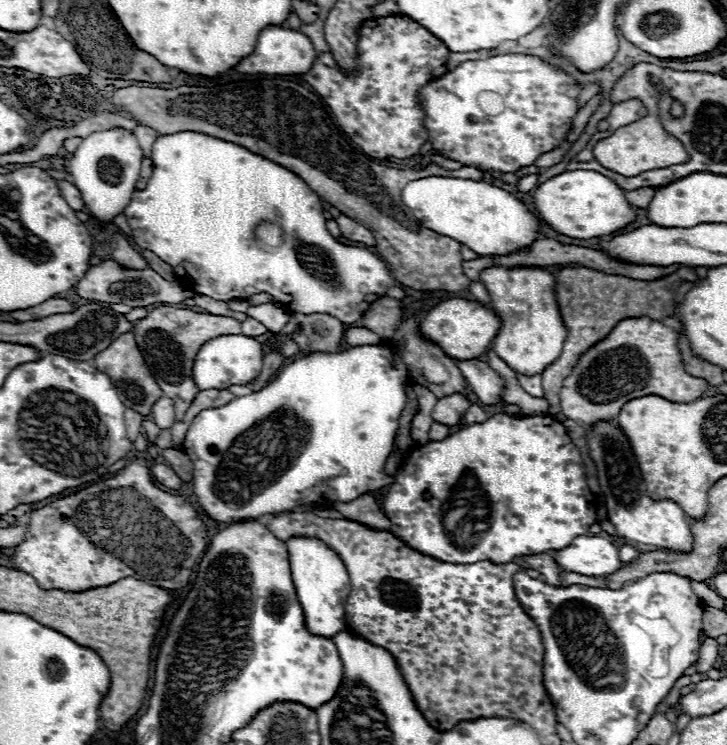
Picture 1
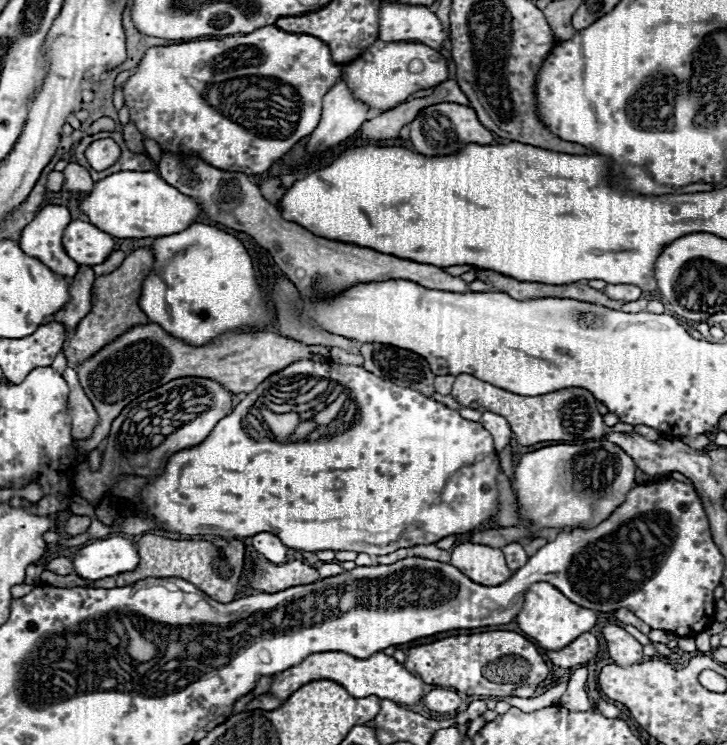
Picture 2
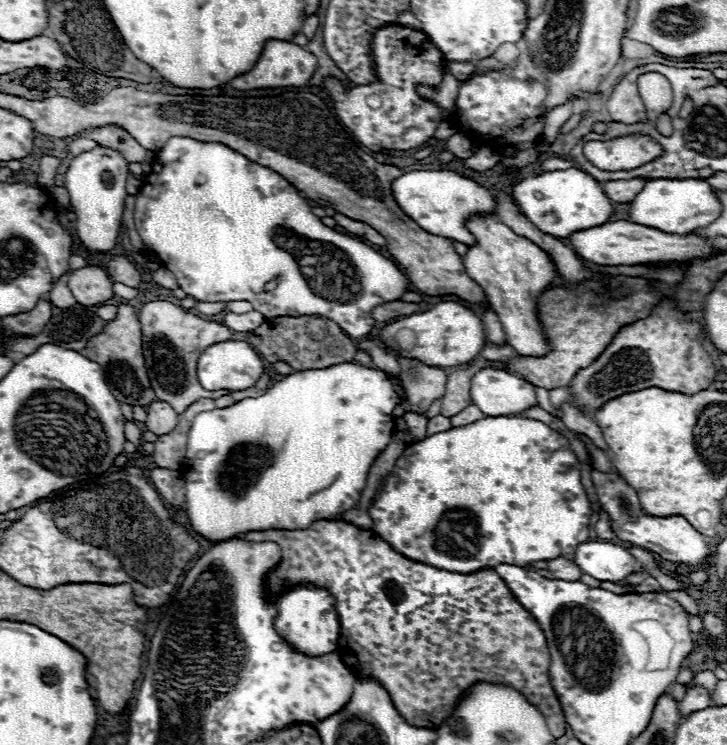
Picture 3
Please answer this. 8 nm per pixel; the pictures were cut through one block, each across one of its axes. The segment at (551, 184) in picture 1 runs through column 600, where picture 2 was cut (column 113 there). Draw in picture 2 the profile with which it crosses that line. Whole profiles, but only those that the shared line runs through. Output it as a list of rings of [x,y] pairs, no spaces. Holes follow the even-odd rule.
[[[116,172],[94,184],[94,190],[82,198],[80,210],[88,214],[92,224],[104,228],[116,238],[158,238],[178,234],[192,226],[202,206],[170,186],[158,172]]]

